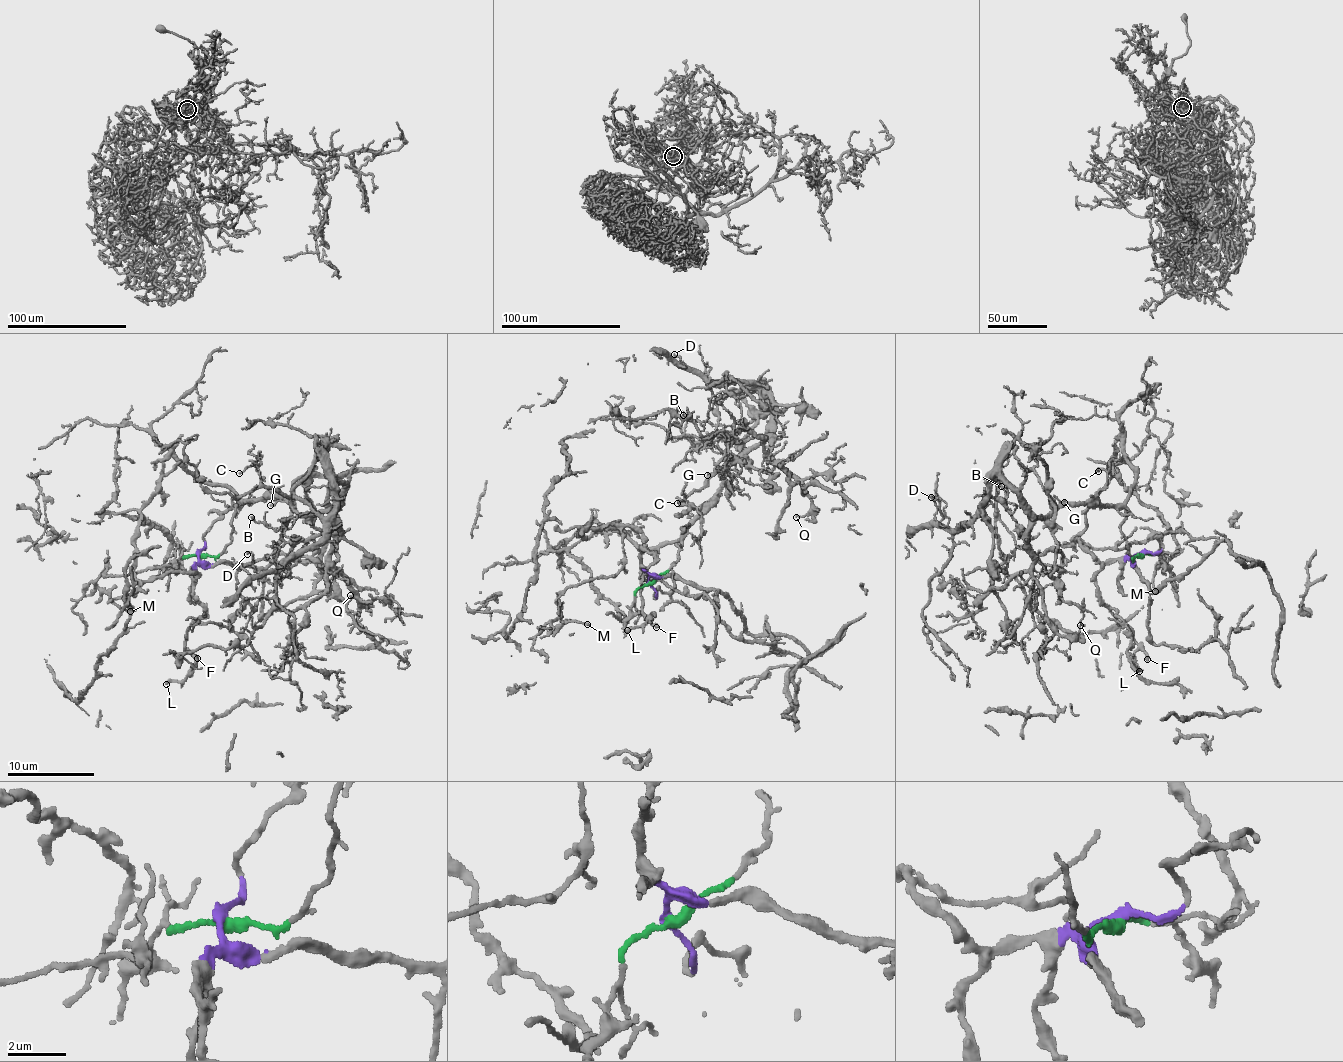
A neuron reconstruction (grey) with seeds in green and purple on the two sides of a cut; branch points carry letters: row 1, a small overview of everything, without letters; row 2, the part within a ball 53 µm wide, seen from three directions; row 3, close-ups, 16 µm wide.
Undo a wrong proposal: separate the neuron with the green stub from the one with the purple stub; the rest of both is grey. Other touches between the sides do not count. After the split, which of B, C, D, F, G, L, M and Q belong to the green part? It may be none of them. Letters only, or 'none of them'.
B, C, D, G, Q

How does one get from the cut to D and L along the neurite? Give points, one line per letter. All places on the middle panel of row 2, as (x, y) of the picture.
D: (650, 583), (679, 557), (677, 544), (726, 467), (772, 422), (759, 388), (707, 379), (674, 353)
L: (650, 583), (641, 549), (654, 559), (642, 577), (642, 606), (645, 615), (653, 615), (626, 631)

